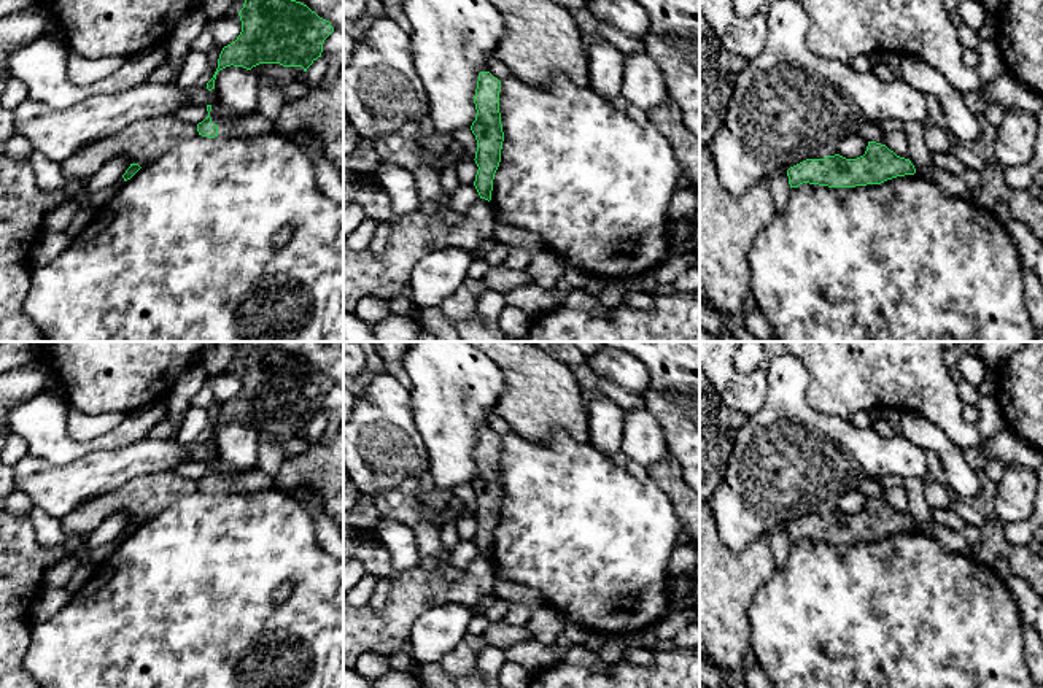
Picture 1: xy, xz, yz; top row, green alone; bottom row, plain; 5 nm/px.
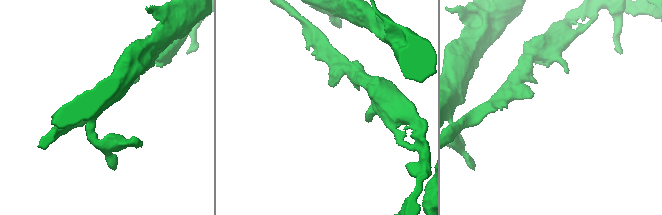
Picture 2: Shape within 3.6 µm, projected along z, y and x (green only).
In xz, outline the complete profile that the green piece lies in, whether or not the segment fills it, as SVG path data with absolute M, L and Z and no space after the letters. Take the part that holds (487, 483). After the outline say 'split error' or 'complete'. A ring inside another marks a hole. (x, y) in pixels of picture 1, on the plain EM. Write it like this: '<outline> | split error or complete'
M480 427L474 451L475 477L471 481L477 496L474 542L480 555L491 556L494 529L501 518L504 488L499 469L501 437L490 427Z | complete

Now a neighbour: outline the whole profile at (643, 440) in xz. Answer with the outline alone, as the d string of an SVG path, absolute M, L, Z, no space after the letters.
M646 408L625 413L620 451L642 467L669 454L660 423Z

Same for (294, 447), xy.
M297 435L289 440L280 440L281 450L286 459L297 458L304 454L312 445L304 439L304 435Z

